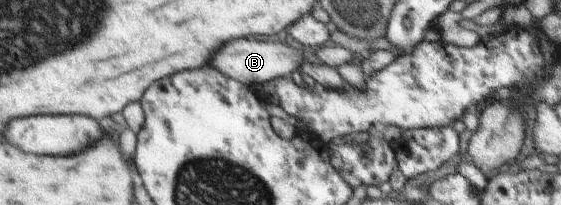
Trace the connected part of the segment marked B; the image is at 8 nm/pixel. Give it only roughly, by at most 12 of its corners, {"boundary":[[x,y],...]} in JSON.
{"boundary":[[237,39],[209,61],[251,86],[297,77],[313,51],[275,39]]}

